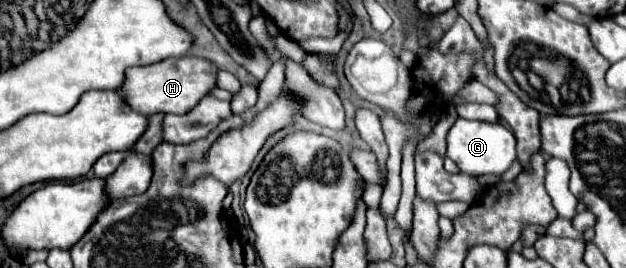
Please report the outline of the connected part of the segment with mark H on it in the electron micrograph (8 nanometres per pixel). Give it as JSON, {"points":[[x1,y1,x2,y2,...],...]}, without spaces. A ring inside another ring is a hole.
{"points":[[195,56,165,58,165,60,149,64,149,66,129,68,127,80,119,90,125,94,129,106,137,108,145,116,151,116,157,112,185,114,193,106,197,106,197,102,203,96,211,94,211,90,215,88,215,82,217,82,217,72,219,72,219,68,205,58,195,58]]}

